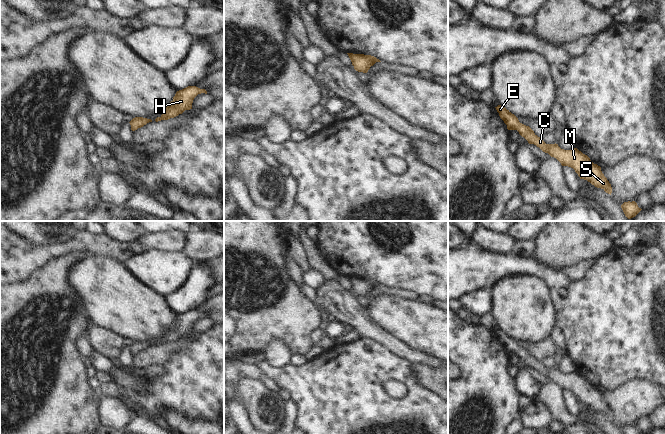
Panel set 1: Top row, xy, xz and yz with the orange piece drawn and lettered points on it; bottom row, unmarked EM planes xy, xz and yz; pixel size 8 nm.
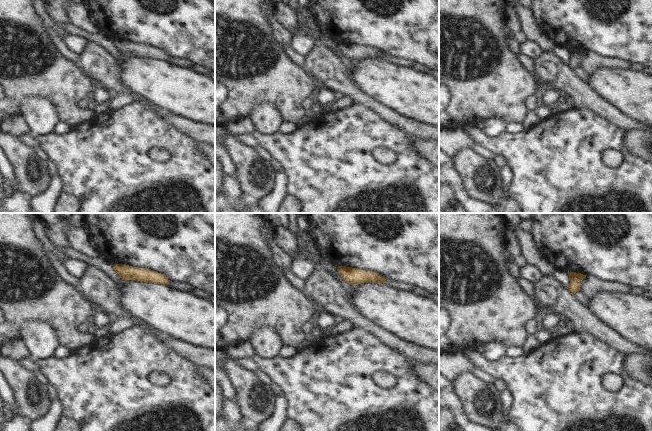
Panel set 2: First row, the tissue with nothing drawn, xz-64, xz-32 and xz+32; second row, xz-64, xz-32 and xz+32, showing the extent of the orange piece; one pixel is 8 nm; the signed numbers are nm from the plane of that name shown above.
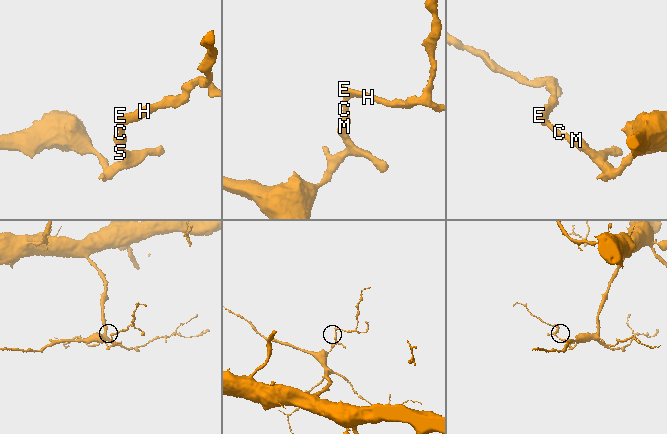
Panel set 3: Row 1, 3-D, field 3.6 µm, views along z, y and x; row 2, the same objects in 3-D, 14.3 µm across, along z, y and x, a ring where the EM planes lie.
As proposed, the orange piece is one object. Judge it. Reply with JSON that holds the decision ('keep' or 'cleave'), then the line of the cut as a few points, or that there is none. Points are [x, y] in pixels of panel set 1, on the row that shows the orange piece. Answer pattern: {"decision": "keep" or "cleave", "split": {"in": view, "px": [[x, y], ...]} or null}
{"decision": "keep", "split": null}

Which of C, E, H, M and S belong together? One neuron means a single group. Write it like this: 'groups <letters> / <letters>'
groups C E H M S

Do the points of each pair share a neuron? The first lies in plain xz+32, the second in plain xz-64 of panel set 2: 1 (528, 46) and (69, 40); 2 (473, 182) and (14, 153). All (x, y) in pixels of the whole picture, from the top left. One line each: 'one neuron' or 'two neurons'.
1: one neuron
2: one neuron

